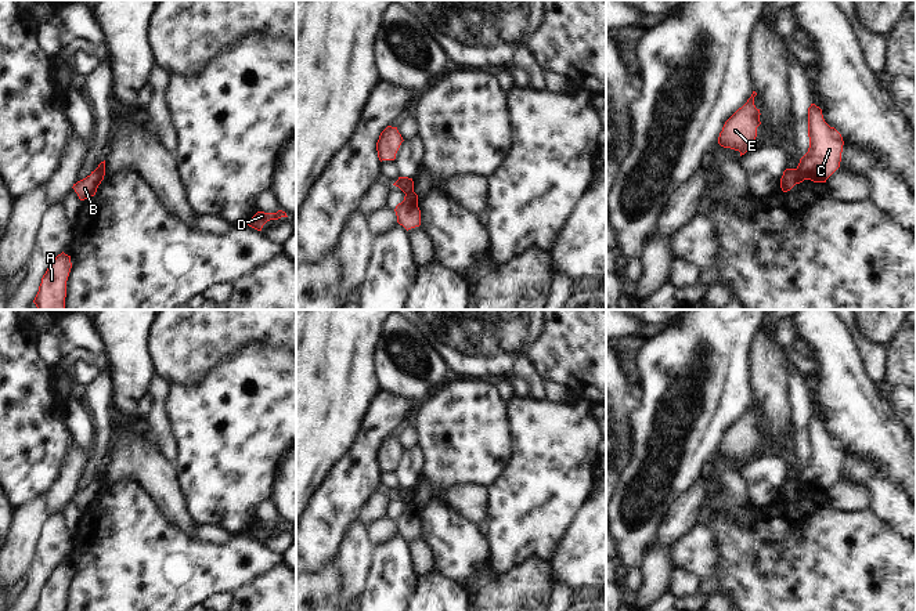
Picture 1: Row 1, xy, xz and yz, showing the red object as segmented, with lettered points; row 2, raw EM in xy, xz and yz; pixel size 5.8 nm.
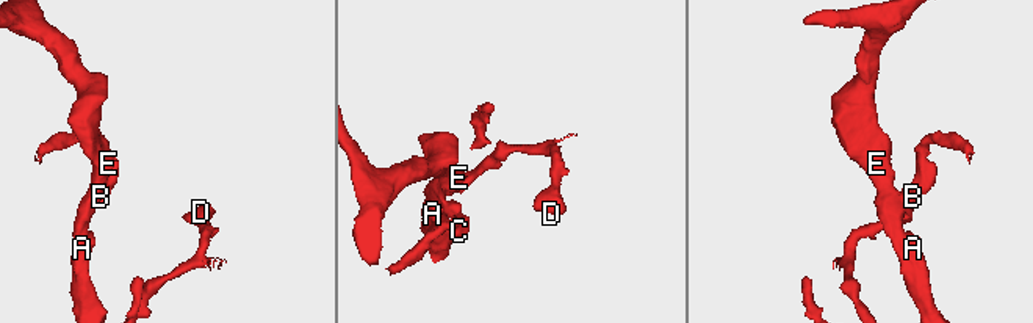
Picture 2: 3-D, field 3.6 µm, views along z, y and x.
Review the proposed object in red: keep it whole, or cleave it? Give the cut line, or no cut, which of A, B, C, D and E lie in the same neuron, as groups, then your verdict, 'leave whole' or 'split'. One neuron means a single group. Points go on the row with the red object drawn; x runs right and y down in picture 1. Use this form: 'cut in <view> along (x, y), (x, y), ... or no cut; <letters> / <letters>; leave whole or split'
cut in yz along (796, 169), (805, 179); A B D E / C; split

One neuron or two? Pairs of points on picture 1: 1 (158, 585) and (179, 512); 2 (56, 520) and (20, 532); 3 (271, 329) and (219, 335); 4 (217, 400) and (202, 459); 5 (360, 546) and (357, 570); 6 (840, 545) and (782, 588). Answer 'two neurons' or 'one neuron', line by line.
1: two neurons
2: two neurons
3: one neuron
4: one neuron
5: one neuron
6: one neuron

